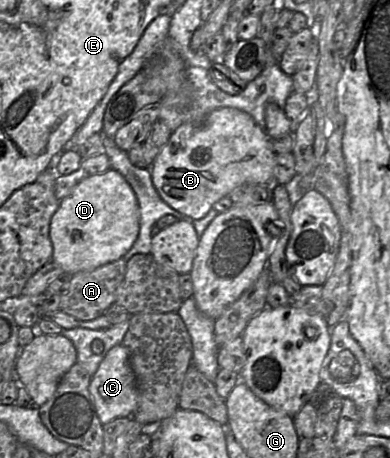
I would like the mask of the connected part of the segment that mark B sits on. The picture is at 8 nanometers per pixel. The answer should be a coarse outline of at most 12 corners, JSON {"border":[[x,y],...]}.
{"border":[[232,107],[171,133],[151,165],[194,221],[236,187],[276,183],[265,129]]}

